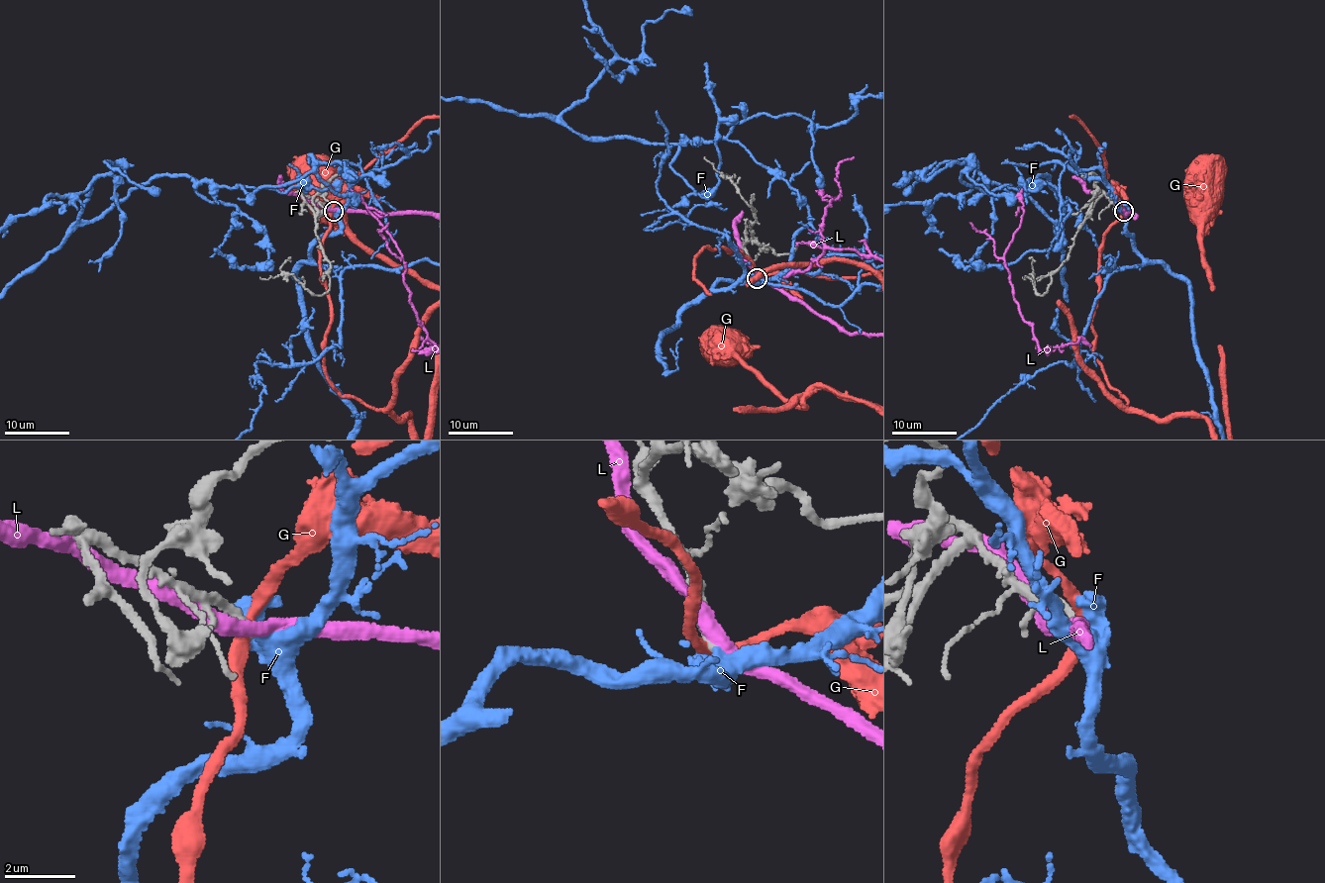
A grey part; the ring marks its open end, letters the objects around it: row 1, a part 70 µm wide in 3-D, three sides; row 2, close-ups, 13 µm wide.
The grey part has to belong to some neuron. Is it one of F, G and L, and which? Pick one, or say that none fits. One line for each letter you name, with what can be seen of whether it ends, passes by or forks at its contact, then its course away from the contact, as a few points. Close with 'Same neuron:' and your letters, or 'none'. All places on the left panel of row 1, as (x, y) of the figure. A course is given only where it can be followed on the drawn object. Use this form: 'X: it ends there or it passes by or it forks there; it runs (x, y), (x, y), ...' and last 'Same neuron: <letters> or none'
F: it passes by
Same neuron: F

